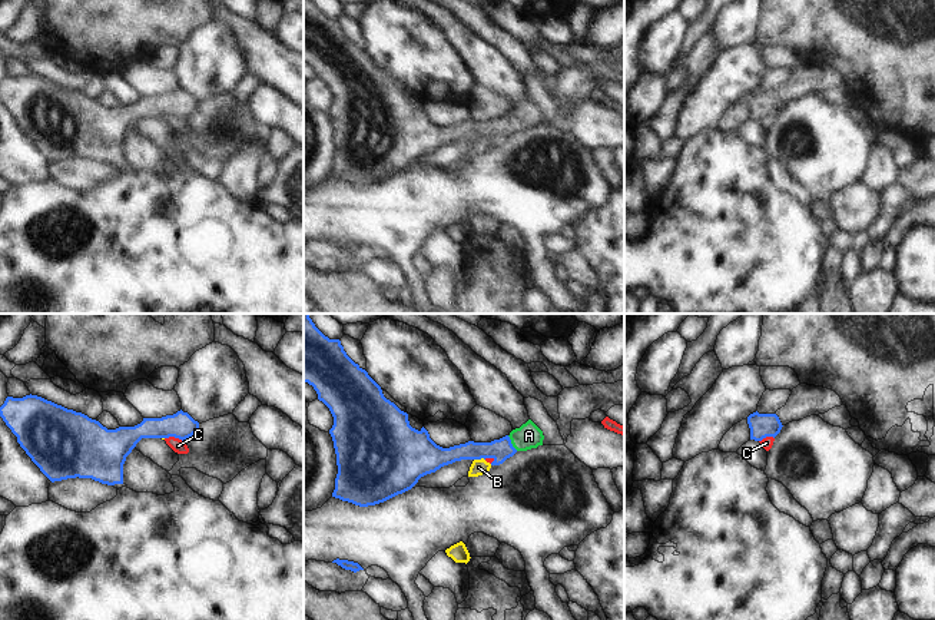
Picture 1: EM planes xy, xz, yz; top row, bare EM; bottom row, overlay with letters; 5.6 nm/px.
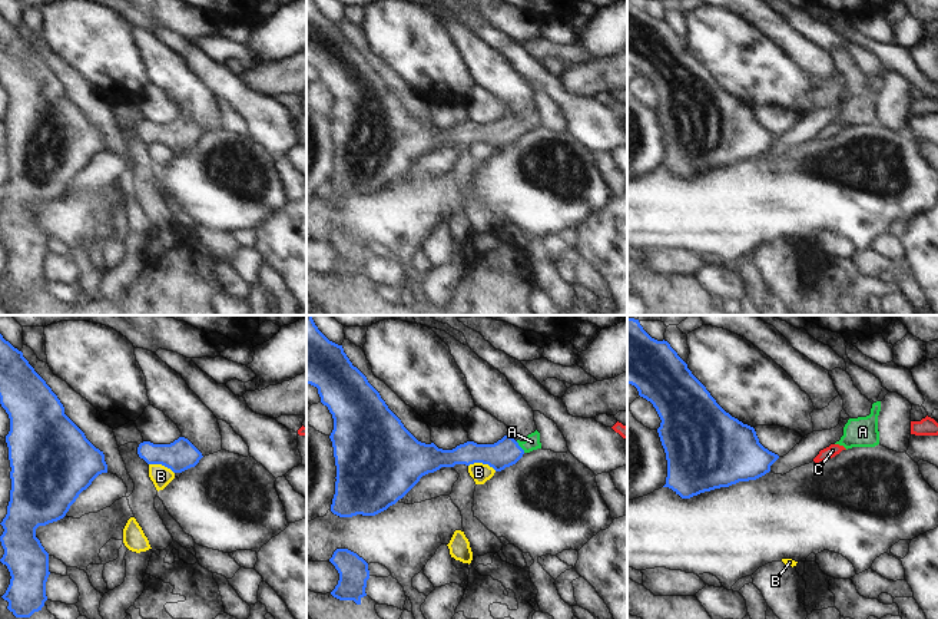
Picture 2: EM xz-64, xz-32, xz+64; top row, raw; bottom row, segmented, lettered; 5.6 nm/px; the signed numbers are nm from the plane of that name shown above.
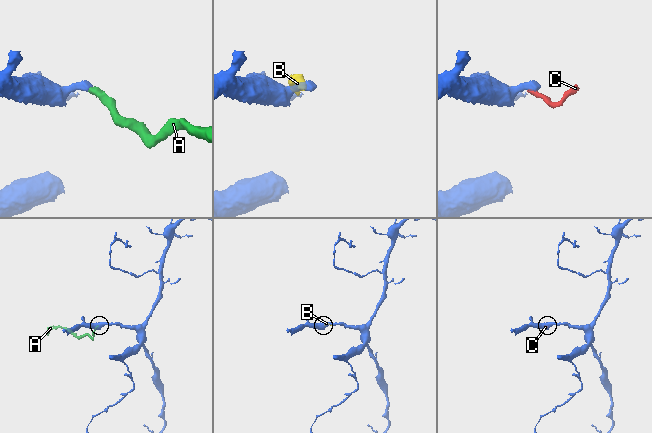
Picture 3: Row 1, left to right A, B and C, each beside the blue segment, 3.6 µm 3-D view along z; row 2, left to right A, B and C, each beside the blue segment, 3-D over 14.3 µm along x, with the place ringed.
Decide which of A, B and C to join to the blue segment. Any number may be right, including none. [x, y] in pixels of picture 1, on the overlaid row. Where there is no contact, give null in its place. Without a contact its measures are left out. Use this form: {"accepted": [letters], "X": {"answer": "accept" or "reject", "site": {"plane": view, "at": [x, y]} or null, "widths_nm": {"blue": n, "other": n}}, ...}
{"accepted": ["A"], "A": {"answer": "accept", "site": {"plane": "xz", "at": [510, 443]}, "widths_nm": {"blue": 120, "other": 150}}, "B": {"answer": "reject", "site": {"plane": "xz", "at": [478, 458]}, "widths_nm": {"blue": 140, "other": 90}}, "C": {"answer": "reject", "site": {"plane": "xy", "at": [175, 437]}, "widths_nm": {"blue": 150, "other": 80}}}

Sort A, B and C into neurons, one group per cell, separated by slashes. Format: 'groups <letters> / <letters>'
groups A / B C

